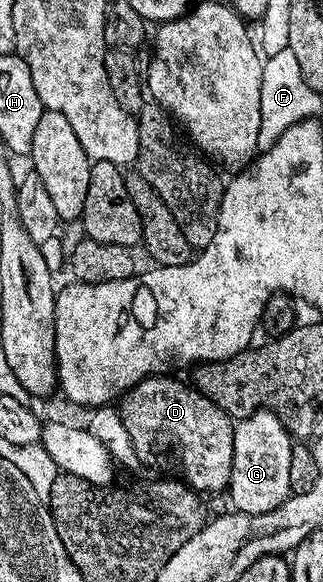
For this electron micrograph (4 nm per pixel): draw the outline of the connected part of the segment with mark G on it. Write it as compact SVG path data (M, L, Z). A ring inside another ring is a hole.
M257 409L234 422L233 463L229 494L240 513L268 513L291 496L289 455L293 438L269 409Z

